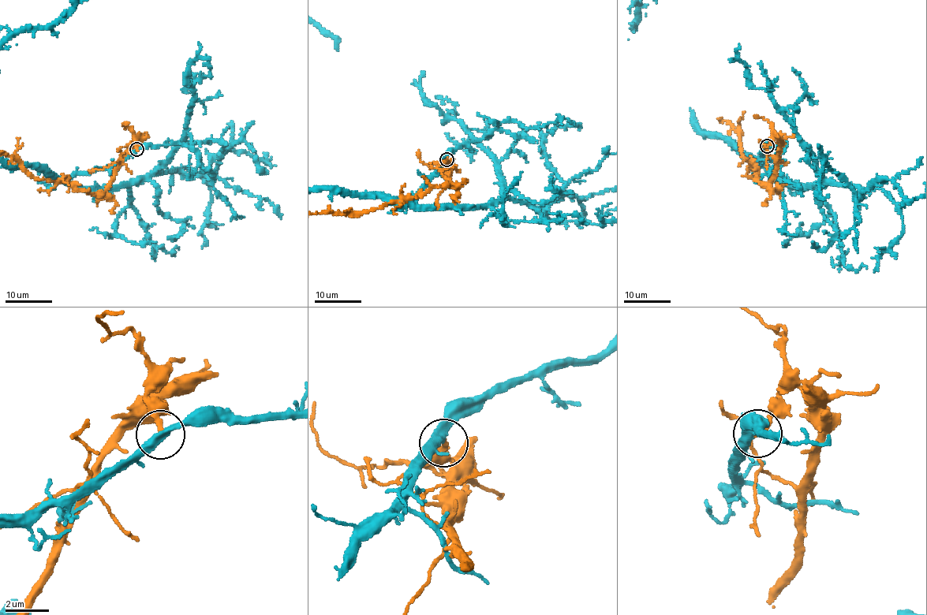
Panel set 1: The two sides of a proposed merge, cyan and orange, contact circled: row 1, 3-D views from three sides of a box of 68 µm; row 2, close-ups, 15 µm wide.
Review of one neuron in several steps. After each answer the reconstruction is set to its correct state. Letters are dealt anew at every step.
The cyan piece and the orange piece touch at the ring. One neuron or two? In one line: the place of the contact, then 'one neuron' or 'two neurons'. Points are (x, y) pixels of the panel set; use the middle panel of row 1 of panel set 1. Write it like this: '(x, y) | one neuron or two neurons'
(446, 159) | two neurons

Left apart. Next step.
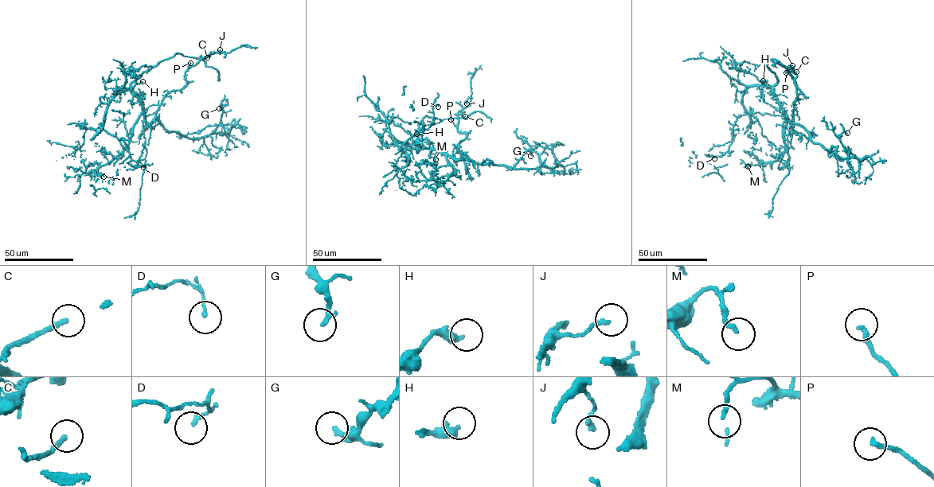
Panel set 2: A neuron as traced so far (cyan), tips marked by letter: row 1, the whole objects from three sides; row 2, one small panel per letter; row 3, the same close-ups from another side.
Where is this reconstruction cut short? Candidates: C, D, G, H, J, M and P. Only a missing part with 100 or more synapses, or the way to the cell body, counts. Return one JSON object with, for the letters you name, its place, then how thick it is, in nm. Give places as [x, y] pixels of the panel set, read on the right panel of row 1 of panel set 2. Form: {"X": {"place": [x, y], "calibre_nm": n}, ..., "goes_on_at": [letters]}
{"goes_on_at": []}

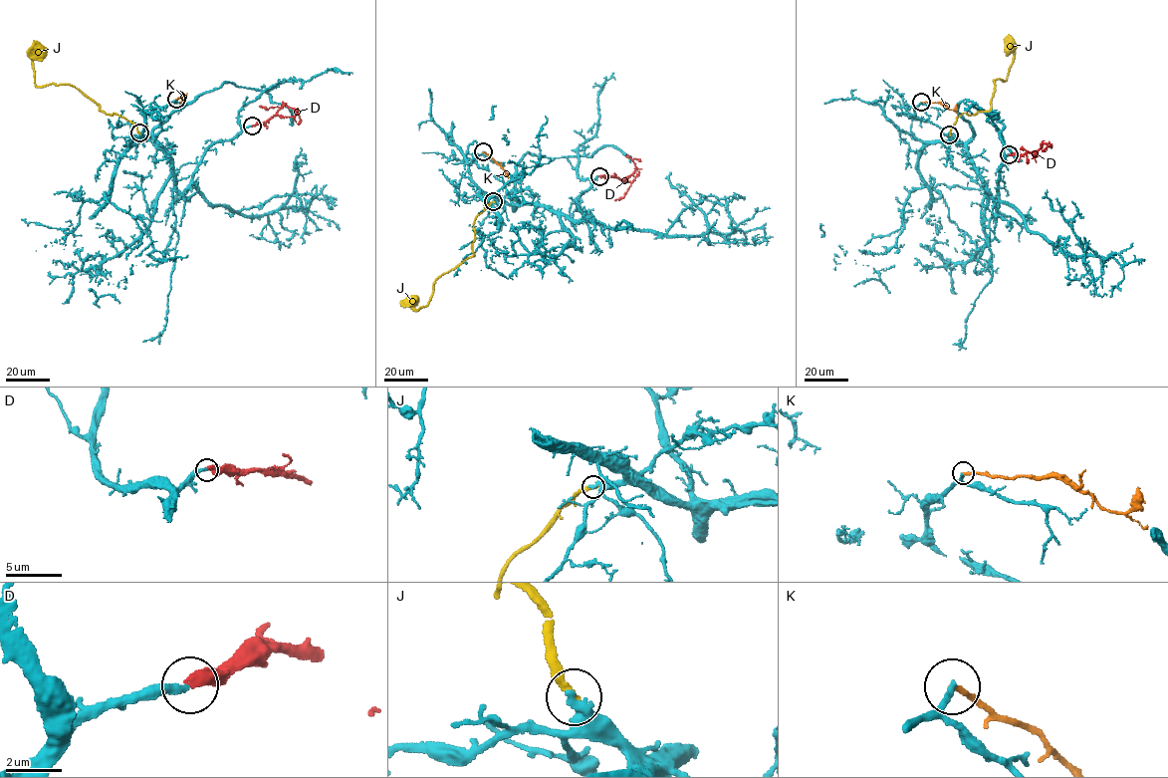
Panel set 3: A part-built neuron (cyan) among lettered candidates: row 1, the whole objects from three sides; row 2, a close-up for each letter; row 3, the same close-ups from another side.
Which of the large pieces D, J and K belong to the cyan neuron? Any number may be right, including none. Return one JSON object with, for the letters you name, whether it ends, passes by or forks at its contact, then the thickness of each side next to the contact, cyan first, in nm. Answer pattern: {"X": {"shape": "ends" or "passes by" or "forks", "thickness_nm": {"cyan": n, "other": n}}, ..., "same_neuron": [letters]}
{"D": {"shape": "ends", "thickness_nm": {"cyan": 240, "other": 320}}, "J": {"shape": "ends", "thickness_nm": {"cyan": 320, "other": 240}}, "same_neuron": ["D", "J"]}

